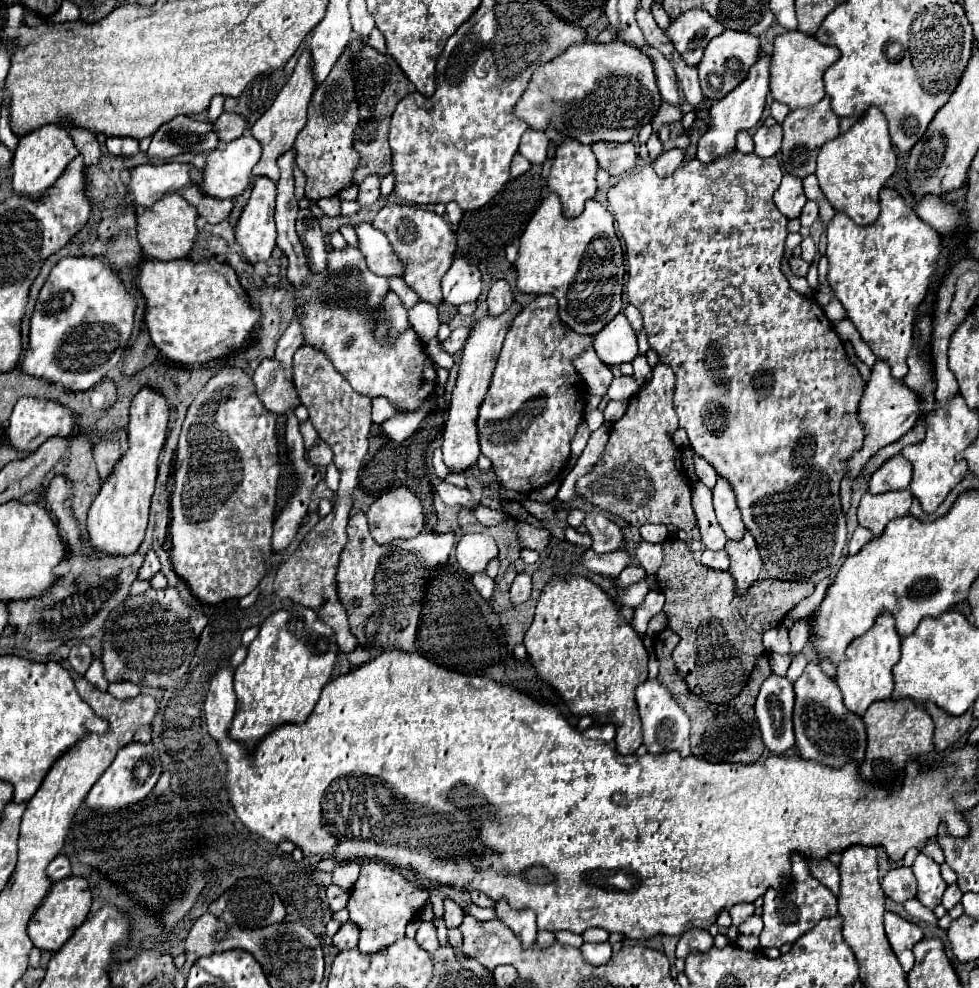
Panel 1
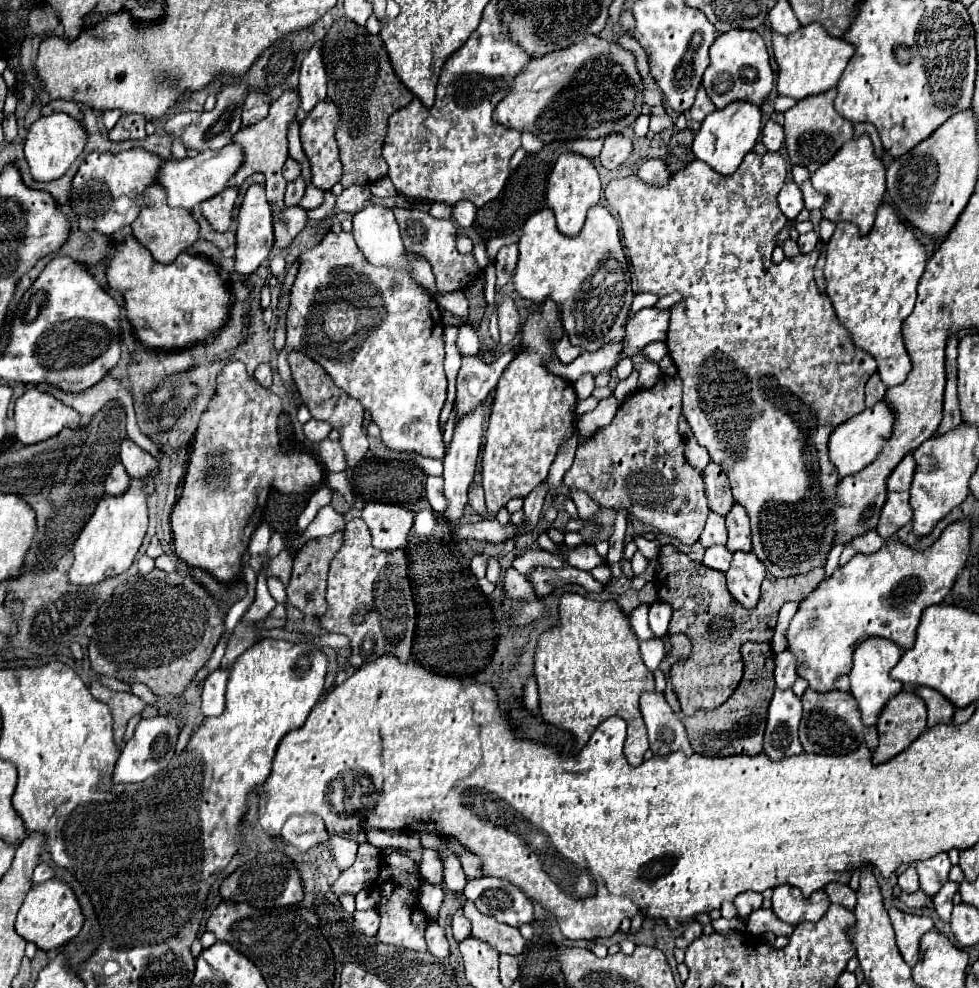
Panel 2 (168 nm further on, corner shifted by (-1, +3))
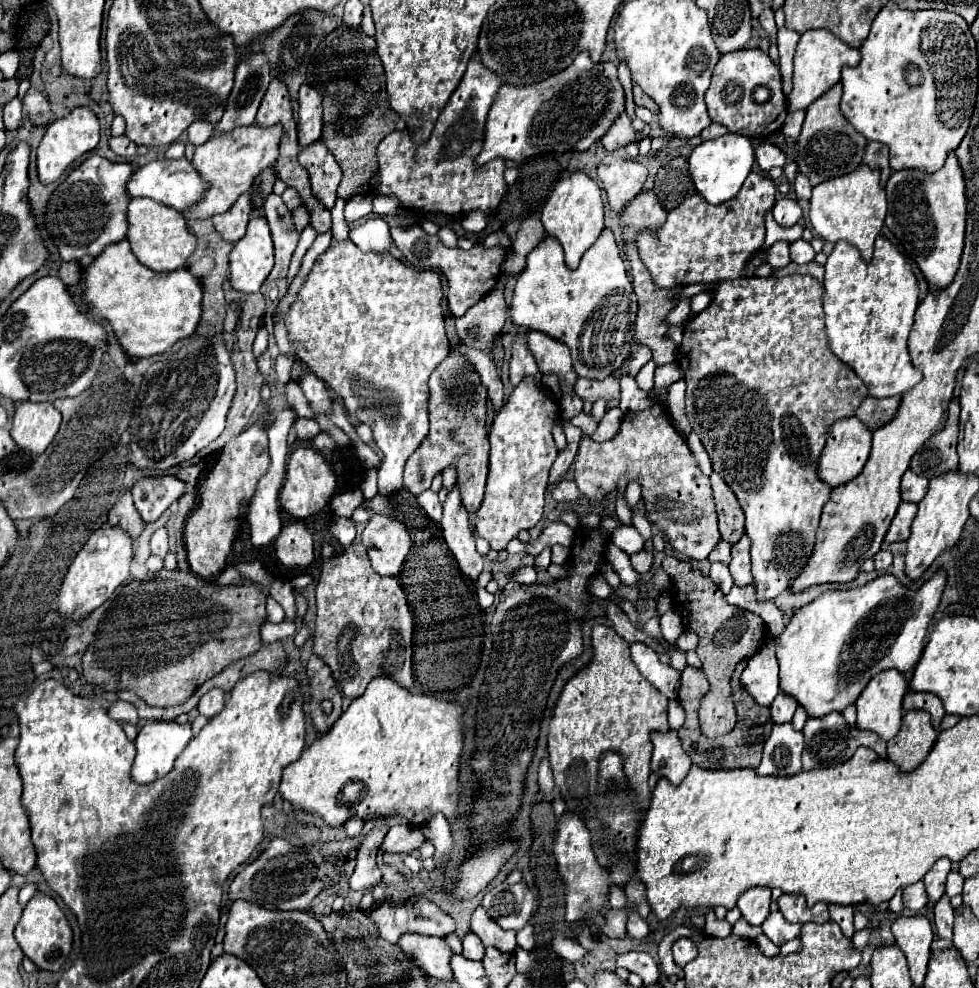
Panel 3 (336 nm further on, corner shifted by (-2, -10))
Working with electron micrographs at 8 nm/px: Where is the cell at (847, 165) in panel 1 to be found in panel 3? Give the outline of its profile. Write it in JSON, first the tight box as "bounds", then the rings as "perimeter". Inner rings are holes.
{"bounds":[810,163,886,261],"perimeter":[[[862,163],[848,175],[828,179],[812,189],[810,199],[810,223],[824,241],[848,241],[852,243],[864,261],[872,259],[874,239],[880,233],[886,217],[886,191],[880,189],[880,171]]]}

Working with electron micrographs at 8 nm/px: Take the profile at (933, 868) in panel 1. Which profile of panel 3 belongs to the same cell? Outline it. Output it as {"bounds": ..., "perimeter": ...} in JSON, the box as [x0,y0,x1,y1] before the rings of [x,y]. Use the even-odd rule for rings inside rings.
{"bounds":[924,859,950,901],"perimeter":[[[938,859],[934,867],[924,875],[924,885],[926,885],[926,895],[930,901],[938,901],[944,895],[944,883],[950,873],[950,859]]]}

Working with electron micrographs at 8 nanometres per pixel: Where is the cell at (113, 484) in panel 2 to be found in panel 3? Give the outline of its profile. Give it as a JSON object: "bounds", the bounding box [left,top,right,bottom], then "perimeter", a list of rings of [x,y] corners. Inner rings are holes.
{"bounds":[108,491,144,539],"perimeter":[[[126,491],[126,493],[120,497],[120,501],[110,509],[108,523],[126,529],[134,539],[138,539],[140,531],[144,529],[144,521],[140,519],[140,515],[138,515],[138,511],[136,511],[136,507],[134,507],[134,503],[132,503],[130,491]]]}

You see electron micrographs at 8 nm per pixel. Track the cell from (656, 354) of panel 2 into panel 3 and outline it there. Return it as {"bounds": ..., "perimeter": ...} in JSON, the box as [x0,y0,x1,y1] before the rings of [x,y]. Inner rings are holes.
{"bounds":[636,361,658,391],"perimeter":[[[648,361],[648,363],[638,371],[638,375],[636,375],[636,383],[638,383],[638,387],[640,387],[640,389],[646,389],[646,391],[650,391],[650,389],[652,389],[656,367],[658,367],[658,365],[656,365],[656,361]]]}

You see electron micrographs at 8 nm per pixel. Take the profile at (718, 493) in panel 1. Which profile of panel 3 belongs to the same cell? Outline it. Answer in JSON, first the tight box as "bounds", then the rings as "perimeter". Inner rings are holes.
{"bounds":[728,535,754,585],"perimeter":[[[742,535],[742,539],[732,545],[732,559],[730,559],[728,567],[730,567],[730,573],[732,573],[736,585],[748,585],[754,581],[748,535]]]}

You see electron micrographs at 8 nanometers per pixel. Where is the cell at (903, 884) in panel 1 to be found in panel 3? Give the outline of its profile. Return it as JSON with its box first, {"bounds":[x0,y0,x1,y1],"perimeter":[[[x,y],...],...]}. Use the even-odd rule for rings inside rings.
{"bounds":[902,881,928,911],"perimeter":[[[918,881],[918,883],[912,883],[912,885],[904,887],[902,899],[904,899],[904,905],[906,905],[908,909],[912,909],[912,911],[924,909],[924,905],[928,903],[928,897],[926,897],[926,893],[924,893],[924,883]]]}

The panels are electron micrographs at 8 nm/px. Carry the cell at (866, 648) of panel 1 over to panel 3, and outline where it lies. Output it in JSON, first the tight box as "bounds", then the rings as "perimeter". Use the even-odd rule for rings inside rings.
{"bounds":[856,669,908,741],"perimeter":[[[886,669],[882,673],[874,675],[856,701],[856,709],[858,709],[856,725],[864,731],[874,731],[884,741],[890,741],[900,731],[900,721],[904,715],[902,699],[906,695],[906,691],[908,691],[908,683],[900,671]]]}

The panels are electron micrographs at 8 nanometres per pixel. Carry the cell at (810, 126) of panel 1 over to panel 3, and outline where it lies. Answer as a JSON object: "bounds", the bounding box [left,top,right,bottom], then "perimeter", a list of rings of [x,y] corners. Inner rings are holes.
{"bounds":[796,83,866,185],"perimeter":[[[838,83],[838,87],[832,87],[826,95],[822,95],[822,99],[816,99],[806,109],[806,119],[802,123],[802,131],[796,141],[798,143],[796,165],[800,173],[810,179],[812,185],[818,185],[838,175],[846,175],[862,163],[866,139],[842,117],[838,107],[840,97],[842,97],[842,85]]]}

